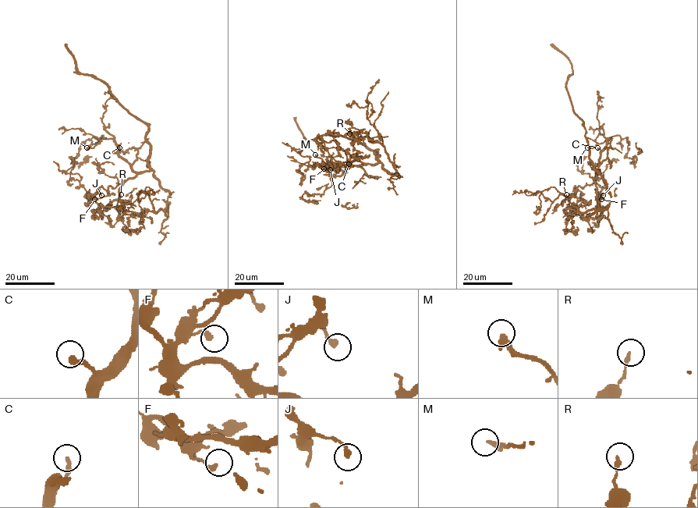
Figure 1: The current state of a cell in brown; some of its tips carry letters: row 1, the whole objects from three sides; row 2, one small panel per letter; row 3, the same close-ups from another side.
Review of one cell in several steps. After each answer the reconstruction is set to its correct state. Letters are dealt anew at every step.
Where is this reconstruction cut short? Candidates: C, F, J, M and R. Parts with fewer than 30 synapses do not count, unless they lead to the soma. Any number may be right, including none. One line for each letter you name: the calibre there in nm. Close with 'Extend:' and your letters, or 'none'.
C: 280 nm
M: 300 nm
Extend: C, M

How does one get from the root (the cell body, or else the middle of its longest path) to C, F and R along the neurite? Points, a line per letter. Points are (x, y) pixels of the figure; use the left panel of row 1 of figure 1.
C: (120, 193), (120, 187), (136, 173), (118, 154), (119, 147)
F: (120, 193), (117, 199), (106, 206), (90, 202), (90, 199), (94, 199)
R: (120, 193), (120, 196), (102, 211), (100, 216), (93, 211), (97, 212), (102, 207), (117, 207), (121, 194)

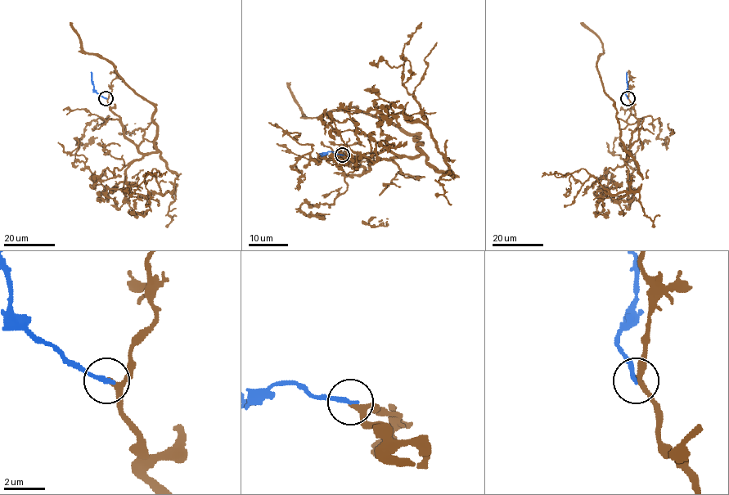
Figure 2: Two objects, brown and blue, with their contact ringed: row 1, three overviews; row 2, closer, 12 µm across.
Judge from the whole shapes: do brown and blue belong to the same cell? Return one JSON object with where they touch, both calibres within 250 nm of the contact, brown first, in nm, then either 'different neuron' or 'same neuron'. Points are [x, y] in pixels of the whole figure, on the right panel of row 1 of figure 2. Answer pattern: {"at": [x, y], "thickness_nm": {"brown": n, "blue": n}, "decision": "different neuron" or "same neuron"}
{"at": [627, 98], "thickness_nm": {"brown": 220, "blue": 240}, "decision": "same neuron"}

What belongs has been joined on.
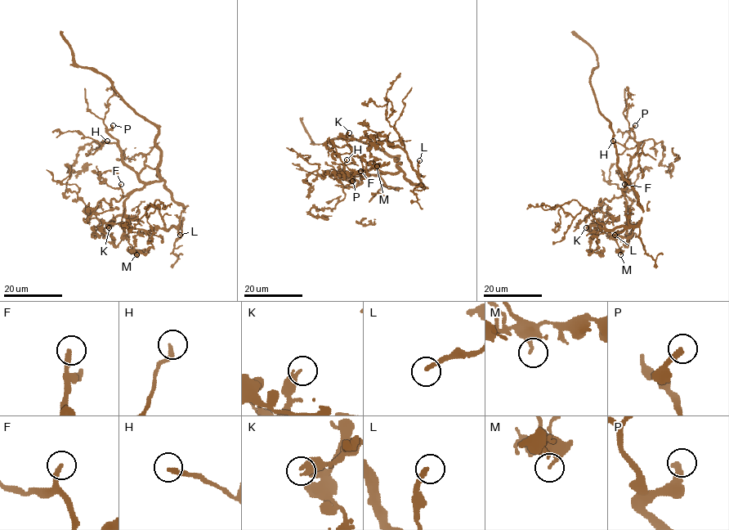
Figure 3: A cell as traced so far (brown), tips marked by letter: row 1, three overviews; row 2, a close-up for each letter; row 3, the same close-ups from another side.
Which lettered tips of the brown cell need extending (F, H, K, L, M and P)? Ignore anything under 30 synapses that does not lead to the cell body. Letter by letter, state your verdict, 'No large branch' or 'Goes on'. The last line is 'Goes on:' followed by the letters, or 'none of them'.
F: Goes on
H: No large branch
K: No large branch
L: Goes on
M: No large branch
P: Goes on
Goes on: F, L, P

